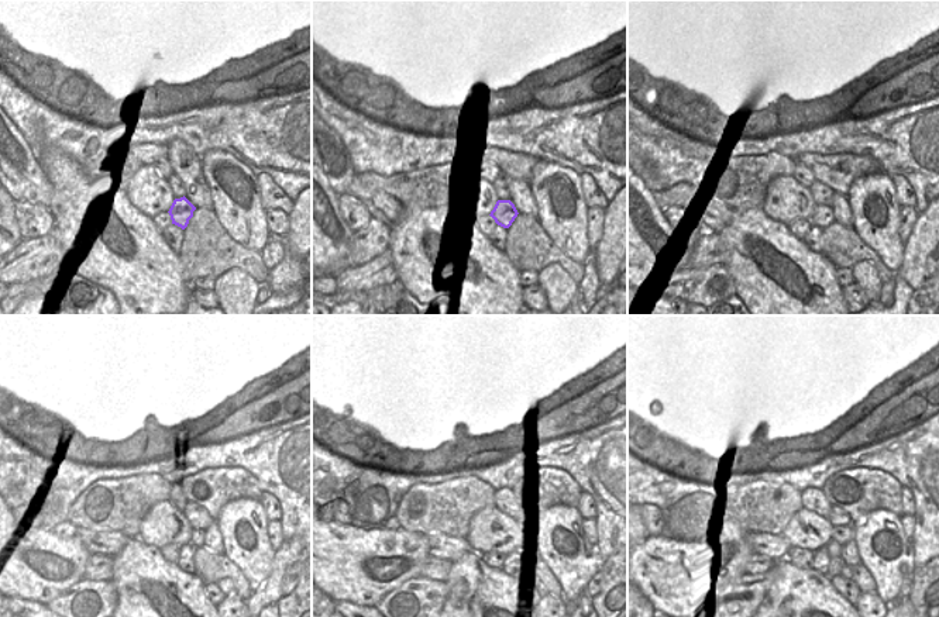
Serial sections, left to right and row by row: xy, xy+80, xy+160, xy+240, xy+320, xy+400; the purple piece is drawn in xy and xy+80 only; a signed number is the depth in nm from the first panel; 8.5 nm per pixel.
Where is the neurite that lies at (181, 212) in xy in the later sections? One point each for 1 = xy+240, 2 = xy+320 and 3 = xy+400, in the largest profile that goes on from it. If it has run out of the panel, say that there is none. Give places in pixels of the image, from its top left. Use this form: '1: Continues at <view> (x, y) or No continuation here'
1: Continues at xy+240 (198, 534)
2: Continues at xy+320 (520, 534)
3: Continues at xy+400 (842, 536)

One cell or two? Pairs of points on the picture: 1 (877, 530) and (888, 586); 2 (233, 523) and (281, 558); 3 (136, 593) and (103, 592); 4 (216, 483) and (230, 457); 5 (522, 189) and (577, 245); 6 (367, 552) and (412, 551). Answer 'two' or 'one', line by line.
1: one
2: two
3: two
4: two
5: two
6: one

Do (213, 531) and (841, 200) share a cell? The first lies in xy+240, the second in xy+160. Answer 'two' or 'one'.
one

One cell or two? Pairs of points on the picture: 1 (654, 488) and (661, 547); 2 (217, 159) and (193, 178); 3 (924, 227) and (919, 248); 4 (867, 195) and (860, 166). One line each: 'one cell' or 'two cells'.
1: two cells
2: two cells
3: one cell
4: two cells

